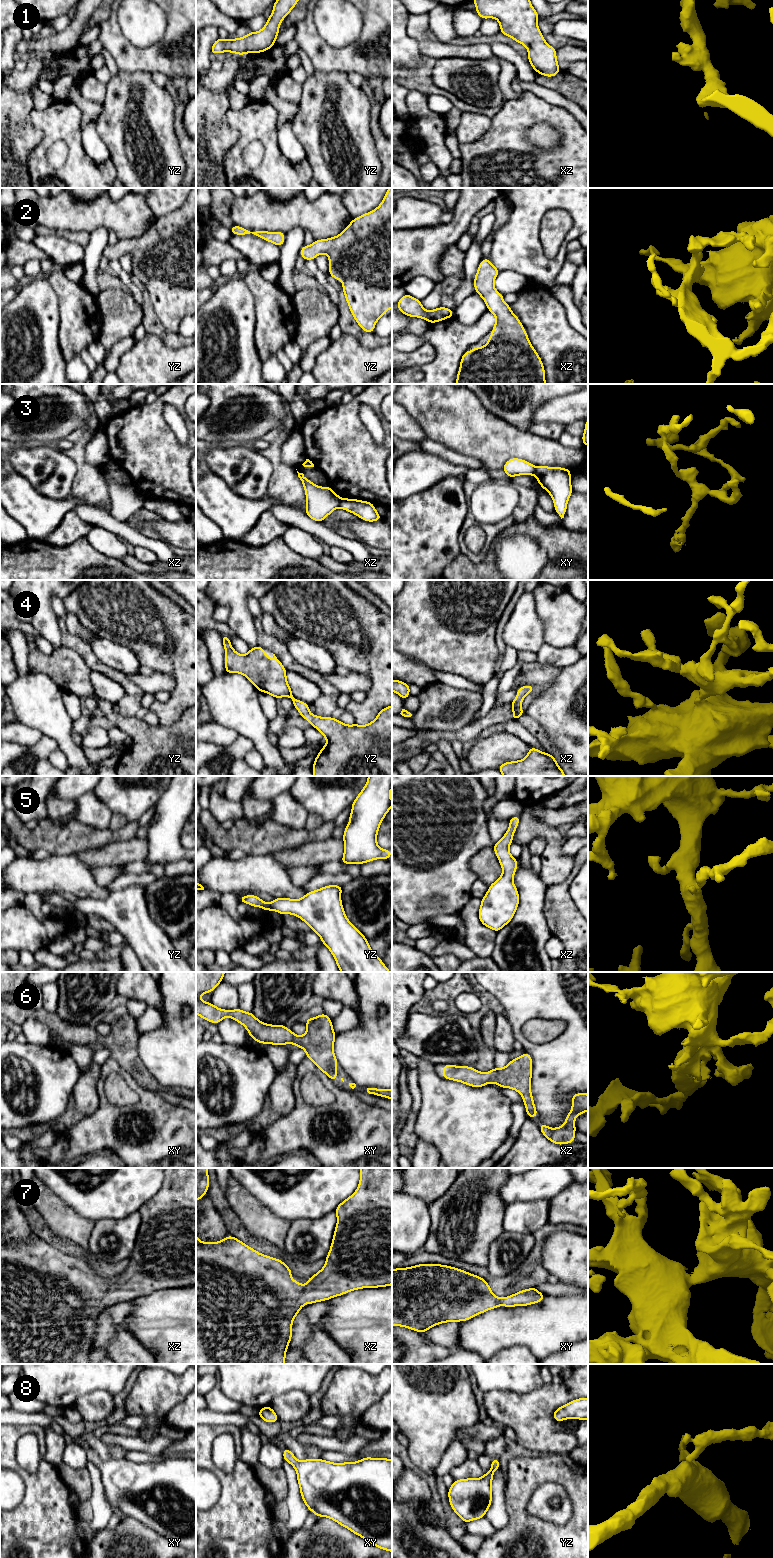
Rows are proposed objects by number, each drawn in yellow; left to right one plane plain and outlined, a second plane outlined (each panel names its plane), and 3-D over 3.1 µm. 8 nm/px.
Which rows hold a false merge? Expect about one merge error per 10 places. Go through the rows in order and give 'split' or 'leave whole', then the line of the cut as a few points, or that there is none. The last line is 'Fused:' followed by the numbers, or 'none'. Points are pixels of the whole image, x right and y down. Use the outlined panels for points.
1: leave whole; cut none
2: leave whole; cut none
3: split; cut xz (342, 499), (338, 506)
4: leave whole; cut none
5: leave whole; cut none
6: leave whole; cut none
7: leave whole; cut none
8: leave whole; cut none
Fused: 3

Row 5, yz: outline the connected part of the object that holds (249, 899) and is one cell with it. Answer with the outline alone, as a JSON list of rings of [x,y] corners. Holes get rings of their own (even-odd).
[[[328,885],[307,892],[301,899],[273,898],[271,904],[256,895],[250,894],[239,897],[239,903],[247,903],[260,907],[267,913],[275,910],[281,915],[292,914],[303,920],[321,938],[321,942],[330,950],[341,972],[391,972],[383,961],[372,951],[369,941],[348,920],[341,901],[343,886]]]

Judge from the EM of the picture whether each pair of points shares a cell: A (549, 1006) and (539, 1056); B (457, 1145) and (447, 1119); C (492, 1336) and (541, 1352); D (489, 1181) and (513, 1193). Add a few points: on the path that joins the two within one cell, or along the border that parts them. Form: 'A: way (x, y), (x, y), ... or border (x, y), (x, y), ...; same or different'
A: way (565, 1015), (570, 1020), (570, 1034), (555, 1049); same
B: way (457, 1139), (457, 1129), (453, 1125); same
C: way (504, 1336), (525, 1336), (529, 1340); same
D: border (508, 1178), (499, 1190), (499, 1196), (505, 1204); different

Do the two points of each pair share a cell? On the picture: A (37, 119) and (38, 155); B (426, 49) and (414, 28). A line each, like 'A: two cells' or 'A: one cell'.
A: one cell
B: one cell

